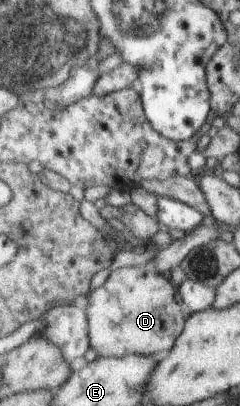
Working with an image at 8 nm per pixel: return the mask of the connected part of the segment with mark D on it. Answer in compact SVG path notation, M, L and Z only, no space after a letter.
M121 267L111 272L100 287L94 287L82 302L89 321L89 343L99 357L122 357L126 354L155 355L169 351L180 337L186 323L169 323L177 317L177 290L169 275L149 267Z

